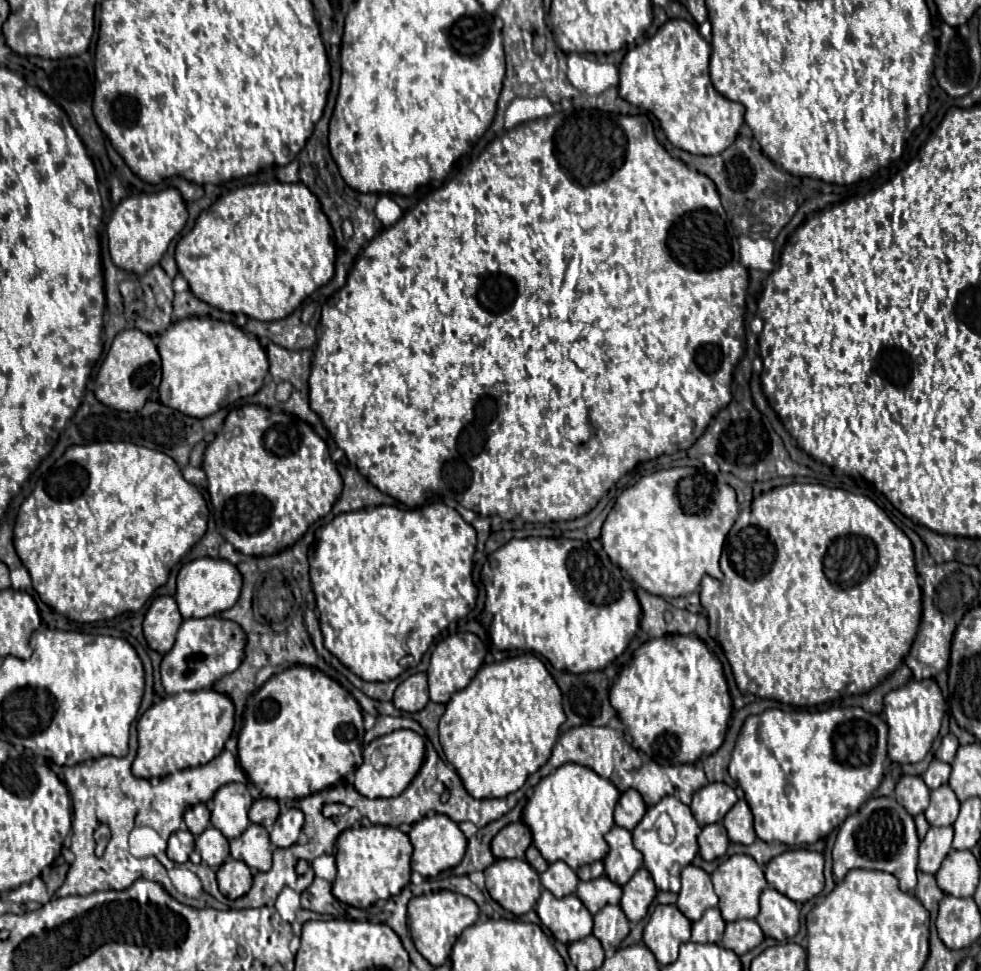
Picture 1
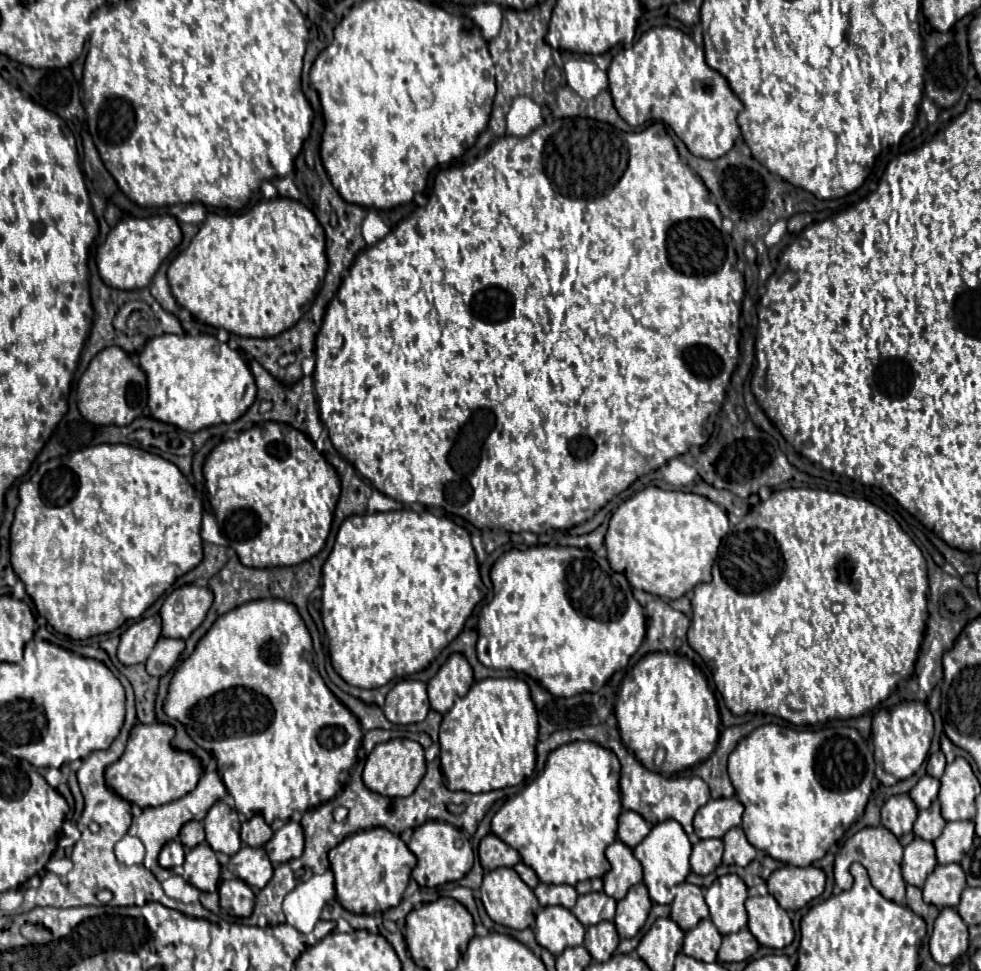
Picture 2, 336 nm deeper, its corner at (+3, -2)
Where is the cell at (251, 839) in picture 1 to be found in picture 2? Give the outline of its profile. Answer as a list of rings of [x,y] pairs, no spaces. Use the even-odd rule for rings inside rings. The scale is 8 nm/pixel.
[[[246,844],[234,856],[230,856],[226,868],[236,878],[256,888],[264,888],[272,878],[272,862],[268,860],[264,848],[252,848]]]

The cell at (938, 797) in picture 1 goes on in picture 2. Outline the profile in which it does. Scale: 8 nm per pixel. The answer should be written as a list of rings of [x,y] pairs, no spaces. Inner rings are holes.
[[[934,800],[930,808],[920,810],[918,820],[914,822],[914,834],[916,834],[918,838],[924,838],[924,840],[934,842],[934,840],[942,834],[944,826],[946,826],[946,820],[942,818],[940,802]]]

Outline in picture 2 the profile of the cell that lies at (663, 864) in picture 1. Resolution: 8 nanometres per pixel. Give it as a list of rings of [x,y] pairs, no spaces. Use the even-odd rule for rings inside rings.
[[[664,820],[652,826],[650,834],[638,846],[634,846],[634,856],[640,860],[644,868],[644,884],[650,892],[652,902],[672,904],[674,896],[670,894],[670,888],[674,884],[684,882],[686,876],[690,874],[690,854],[692,854],[692,844],[688,840],[688,834],[676,820]]]

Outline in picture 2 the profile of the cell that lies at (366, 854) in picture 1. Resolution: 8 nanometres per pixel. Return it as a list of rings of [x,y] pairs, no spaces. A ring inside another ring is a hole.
[[[386,828],[354,832],[330,852],[330,870],[336,878],[336,898],[348,912],[354,914],[374,914],[394,908],[402,900],[414,864],[416,856]]]

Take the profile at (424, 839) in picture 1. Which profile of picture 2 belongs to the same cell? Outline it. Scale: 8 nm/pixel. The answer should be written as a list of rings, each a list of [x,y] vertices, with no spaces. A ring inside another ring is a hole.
[[[426,822],[422,826],[418,826],[412,834],[410,846],[412,854],[416,856],[416,866],[412,870],[412,878],[420,884],[420,886],[440,886],[440,884],[448,884],[448,882],[456,882],[460,880],[464,874],[470,872],[472,862],[474,862],[474,852],[470,842],[464,838],[464,834],[446,822]]]

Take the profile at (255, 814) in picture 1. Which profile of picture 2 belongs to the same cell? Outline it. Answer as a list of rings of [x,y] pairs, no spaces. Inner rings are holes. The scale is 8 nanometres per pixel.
[[[254,816],[252,820],[246,820],[240,830],[240,838],[244,844],[262,846],[272,838],[272,828],[264,822],[262,816]]]

